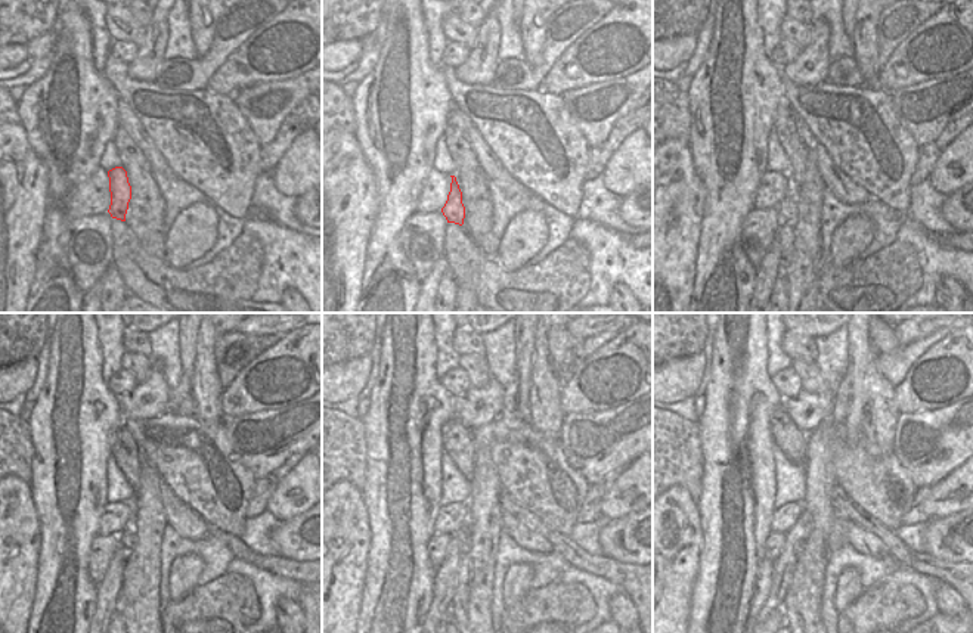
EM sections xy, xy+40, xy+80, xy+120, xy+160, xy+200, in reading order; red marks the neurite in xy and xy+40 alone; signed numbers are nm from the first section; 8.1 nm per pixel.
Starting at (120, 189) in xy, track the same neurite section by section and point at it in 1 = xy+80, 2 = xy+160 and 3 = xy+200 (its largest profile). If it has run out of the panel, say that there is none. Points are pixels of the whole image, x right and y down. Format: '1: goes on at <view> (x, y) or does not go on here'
1: goes on at xy+80 (787, 210)
2: goes on at xy+160 (464, 539)
3: goes on at xy+200 (799, 546)

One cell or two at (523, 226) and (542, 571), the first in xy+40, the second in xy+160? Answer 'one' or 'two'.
two

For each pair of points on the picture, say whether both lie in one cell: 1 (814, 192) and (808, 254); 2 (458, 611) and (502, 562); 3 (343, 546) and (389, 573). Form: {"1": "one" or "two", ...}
{"1": "one", "2": "two", "3": "two"}

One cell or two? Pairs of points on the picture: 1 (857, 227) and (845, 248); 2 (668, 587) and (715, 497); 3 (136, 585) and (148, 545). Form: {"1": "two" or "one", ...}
{"1": "one", "2": "two", "3": "one"}

